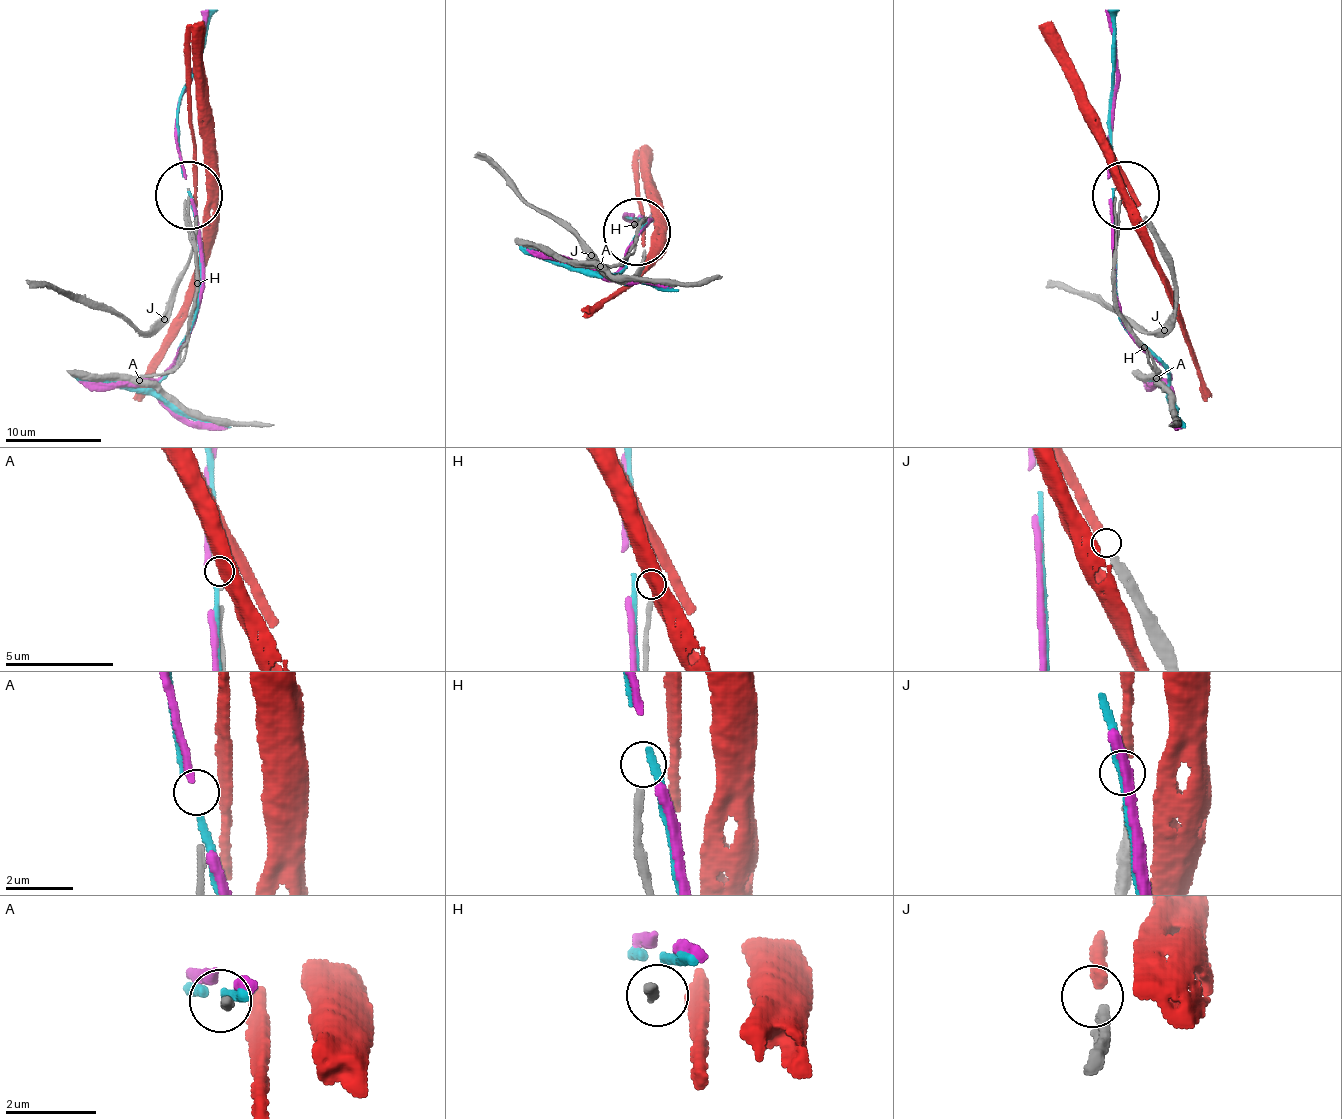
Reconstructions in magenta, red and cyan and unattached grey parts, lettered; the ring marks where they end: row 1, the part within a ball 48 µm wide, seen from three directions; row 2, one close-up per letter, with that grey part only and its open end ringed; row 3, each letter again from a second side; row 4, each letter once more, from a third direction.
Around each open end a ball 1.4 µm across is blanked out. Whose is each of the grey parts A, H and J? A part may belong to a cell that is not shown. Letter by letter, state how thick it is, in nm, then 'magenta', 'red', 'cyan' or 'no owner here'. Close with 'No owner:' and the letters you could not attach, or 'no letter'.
A: 90 nm | no owner here
H: 240 nm | no owner here
J: 320 nm | red
No owner: A, H

